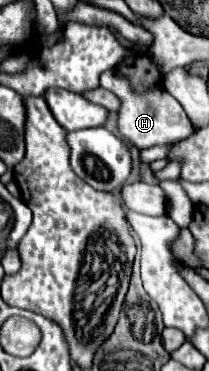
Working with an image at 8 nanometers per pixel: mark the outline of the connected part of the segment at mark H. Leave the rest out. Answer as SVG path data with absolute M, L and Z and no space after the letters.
M115 69L105 71L99 77L99 85L103 89L109 89L111 93L115 93L119 97L121 107L117 111L117 129L137 149L149 149L149 147L155 147L155 145L169 145L169 143L187 139L193 133L193 125L187 119L183 107L179 105L179 101L173 95L167 95L165 89L155 87L153 91L149 91L145 95L139 95L139 93L131 91L127 81L123 77L119 77Z

